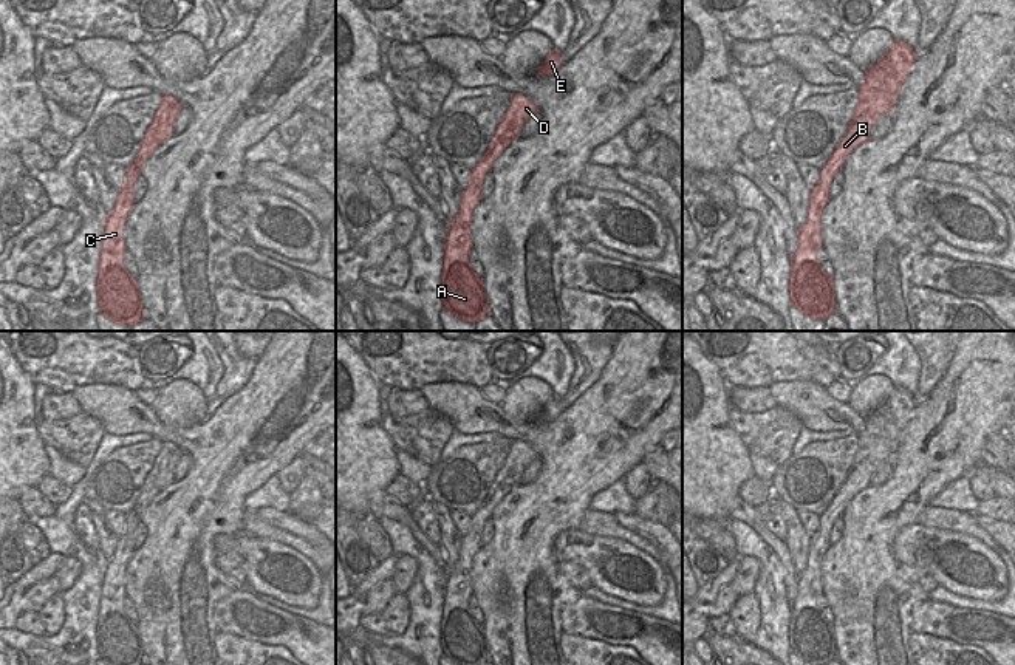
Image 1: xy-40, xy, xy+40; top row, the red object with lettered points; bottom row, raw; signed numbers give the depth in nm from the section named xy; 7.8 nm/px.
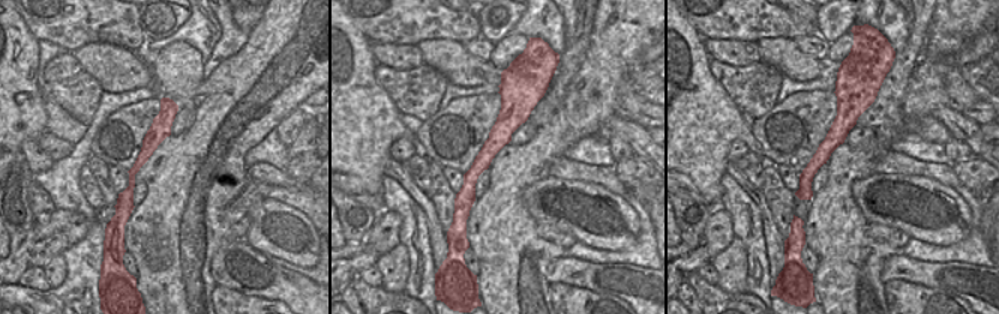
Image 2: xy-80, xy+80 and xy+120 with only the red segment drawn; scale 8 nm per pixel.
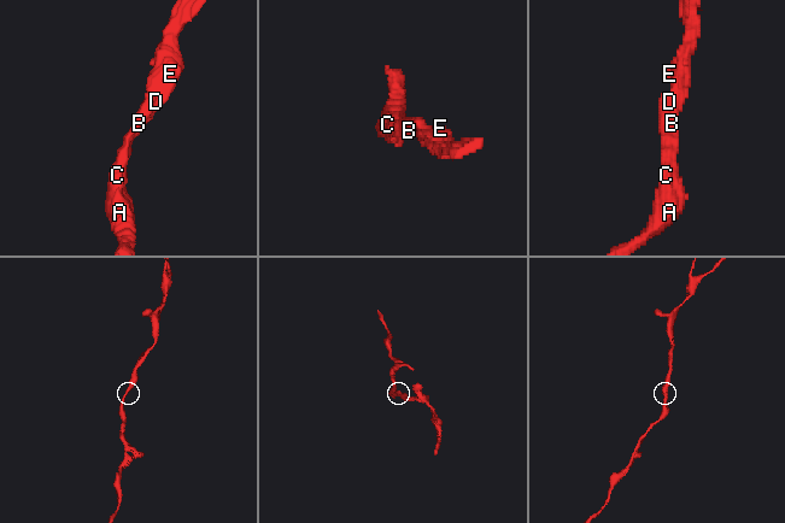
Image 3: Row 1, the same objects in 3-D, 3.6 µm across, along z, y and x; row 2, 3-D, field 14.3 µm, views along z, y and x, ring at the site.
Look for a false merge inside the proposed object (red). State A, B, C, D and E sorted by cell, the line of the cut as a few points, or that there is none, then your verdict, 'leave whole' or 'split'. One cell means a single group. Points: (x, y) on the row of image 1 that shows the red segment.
A B C D E | no cut | leave whole

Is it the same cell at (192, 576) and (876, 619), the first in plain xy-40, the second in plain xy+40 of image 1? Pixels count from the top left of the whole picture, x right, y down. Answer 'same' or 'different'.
same

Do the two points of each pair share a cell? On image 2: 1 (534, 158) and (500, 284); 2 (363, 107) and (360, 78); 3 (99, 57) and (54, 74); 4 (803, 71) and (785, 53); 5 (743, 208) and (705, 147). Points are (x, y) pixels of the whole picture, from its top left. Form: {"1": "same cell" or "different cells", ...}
{"1": "same cell", "2": "same cell", "3": "different cells", "4": "same cell", "5": "different cells"}

